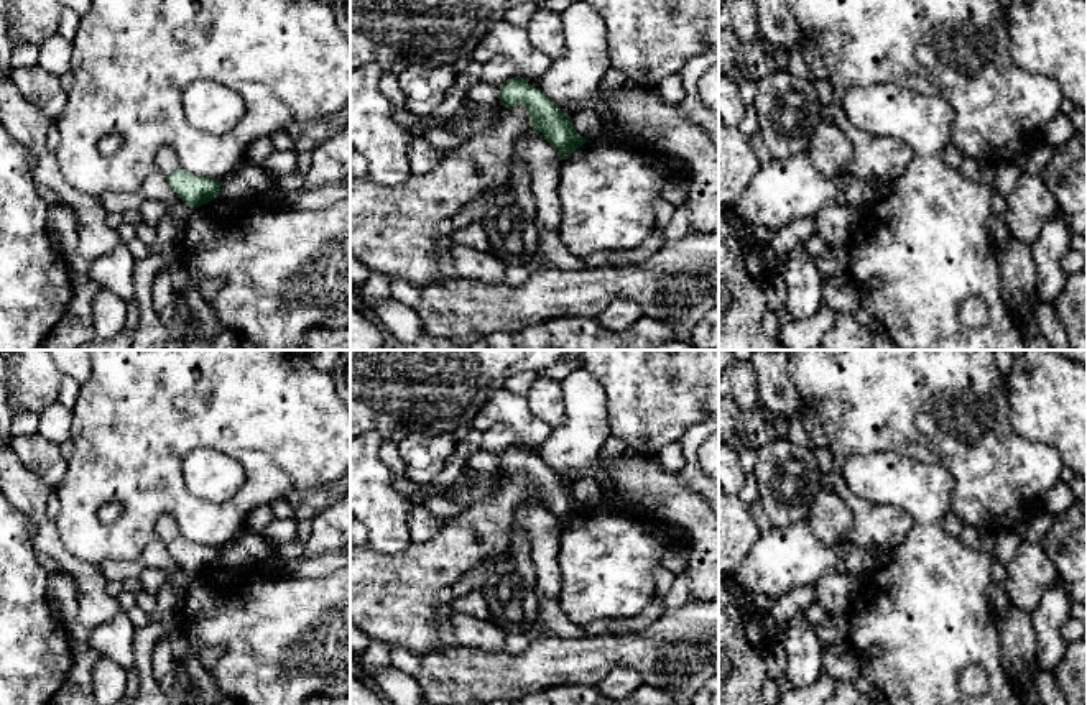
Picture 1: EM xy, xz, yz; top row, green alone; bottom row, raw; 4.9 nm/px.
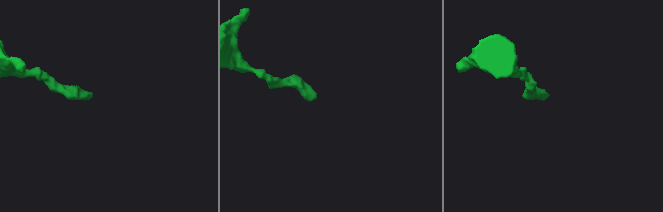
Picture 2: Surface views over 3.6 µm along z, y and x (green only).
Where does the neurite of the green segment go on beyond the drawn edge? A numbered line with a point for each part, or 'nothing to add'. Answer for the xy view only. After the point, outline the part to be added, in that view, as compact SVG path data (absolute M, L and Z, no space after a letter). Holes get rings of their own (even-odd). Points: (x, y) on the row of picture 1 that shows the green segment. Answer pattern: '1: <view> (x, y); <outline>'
nothing to add

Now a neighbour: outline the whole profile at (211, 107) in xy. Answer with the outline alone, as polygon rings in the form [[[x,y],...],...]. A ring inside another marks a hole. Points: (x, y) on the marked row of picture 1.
[[[196,79],[183,94],[187,122],[199,131],[225,135],[245,115],[243,99],[217,81]]]

